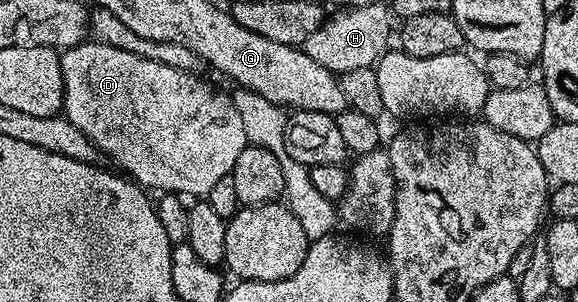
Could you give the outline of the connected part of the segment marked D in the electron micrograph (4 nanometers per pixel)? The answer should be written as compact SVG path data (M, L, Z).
M87 39L84 40L83 44L75 45L72 49L62 50L59 62L61 63L61 75L63 76L62 112L69 119L69 123L73 123L73 127L80 129L95 144L96 150L102 156L104 153L105 156L112 157L120 165L118 168L144 190L159 189L160 192L178 193L182 197L190 197L189 195L193 195L192 197L205 197L220 179L231 176L237 158L240 157L241 151L245 151L245 147L249 144L245 135L245 123L241 123L241 111L237 111L237 107L231 102L230 96L226 92L223 94L221 90L214 89L209 82L195 77L199 75L194 72L169 67L165 63L153 59L145 59L133 51L125 51L116 45L104 45L98 39Z

